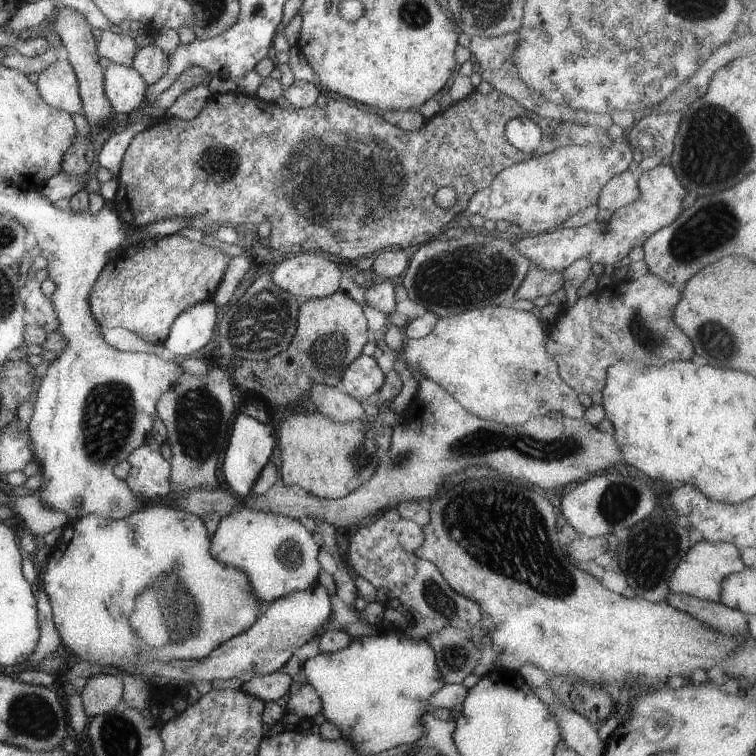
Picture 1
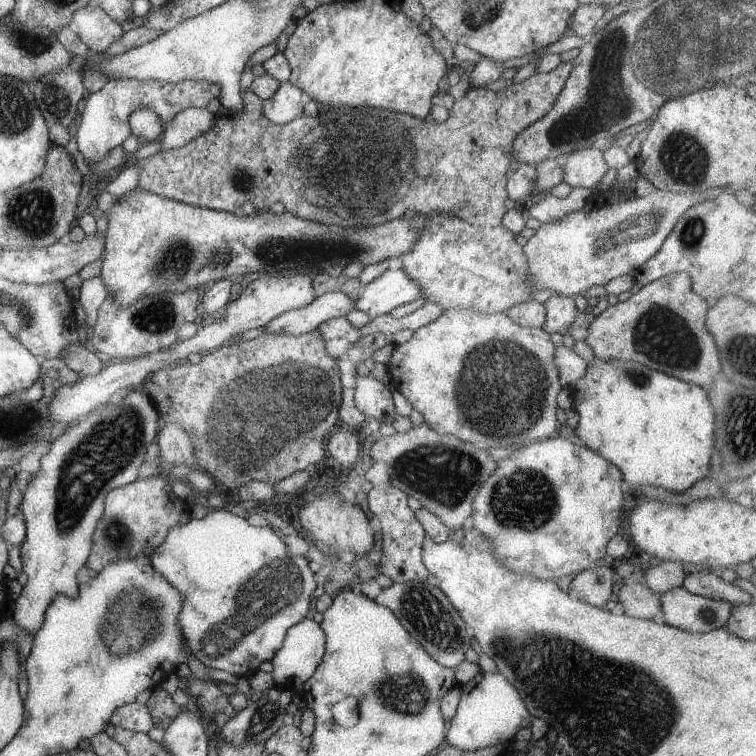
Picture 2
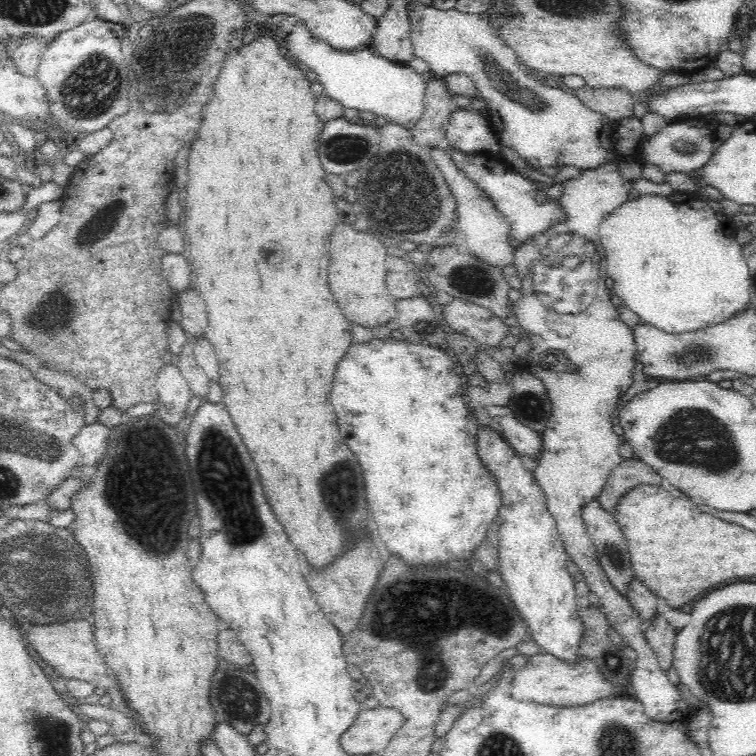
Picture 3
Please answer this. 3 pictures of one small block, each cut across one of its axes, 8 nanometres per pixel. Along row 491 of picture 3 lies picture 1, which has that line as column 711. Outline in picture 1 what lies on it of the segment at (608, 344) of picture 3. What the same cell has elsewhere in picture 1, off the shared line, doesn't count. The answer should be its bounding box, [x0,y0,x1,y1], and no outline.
[668,540,744,602]

